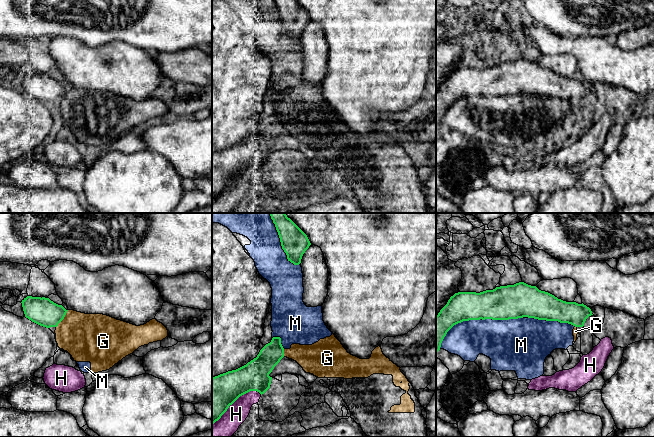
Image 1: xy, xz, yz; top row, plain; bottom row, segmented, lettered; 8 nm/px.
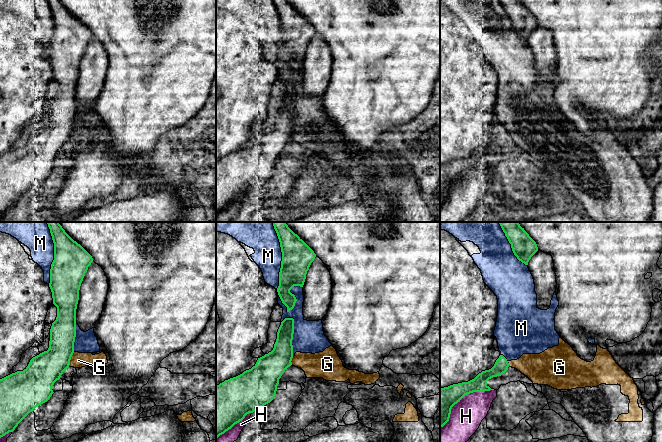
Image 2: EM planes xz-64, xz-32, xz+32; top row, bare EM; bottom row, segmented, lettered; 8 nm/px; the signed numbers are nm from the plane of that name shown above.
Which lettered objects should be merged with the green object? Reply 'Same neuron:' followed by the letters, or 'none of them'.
Same neuron: none of them

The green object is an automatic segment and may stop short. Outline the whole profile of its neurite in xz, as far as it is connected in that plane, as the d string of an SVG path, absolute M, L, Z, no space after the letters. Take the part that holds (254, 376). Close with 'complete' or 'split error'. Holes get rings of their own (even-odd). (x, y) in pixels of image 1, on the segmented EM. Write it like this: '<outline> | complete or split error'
M273 337L256 358L246 365L212 378L212 425L240 396L257 391L264 394L271 384L269 374L284 357L280 337Z | complete

